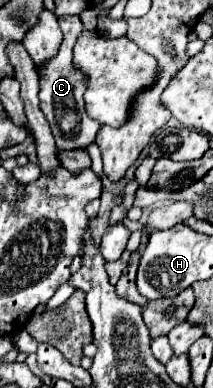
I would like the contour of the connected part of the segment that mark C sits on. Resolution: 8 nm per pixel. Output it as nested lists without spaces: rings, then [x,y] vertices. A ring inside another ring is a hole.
[[[60,16],[58,22],[64,32],[64,42],[56,58],[48,60],[46,66],[40,68],[40,108],[52,128],[58,150],[80,150],[80,148],[86,150],[90,144],[94,144],[100,124],[92,120],[84,110],[82,94],[84,94],[86,82],[84,82],[84,76],[72,66],[72,48],[82,32],[82,24],[78,16]],[[76,126],[78,126],[78,134],[76,134]]]

